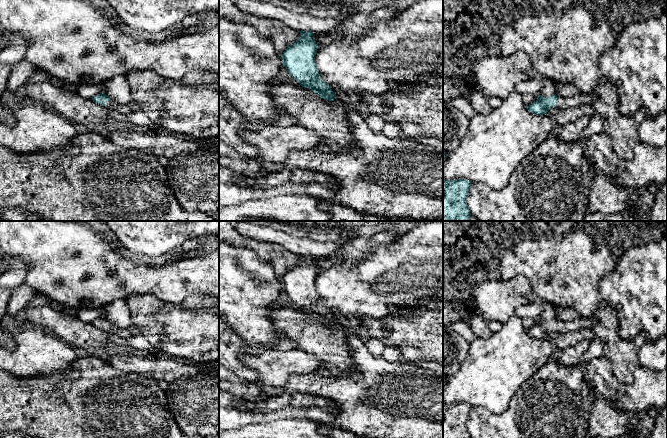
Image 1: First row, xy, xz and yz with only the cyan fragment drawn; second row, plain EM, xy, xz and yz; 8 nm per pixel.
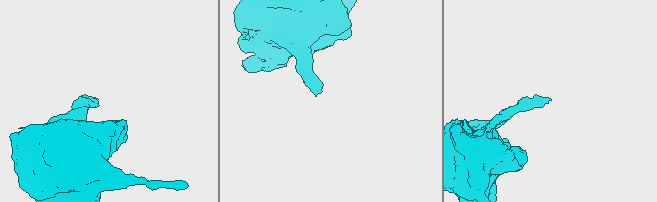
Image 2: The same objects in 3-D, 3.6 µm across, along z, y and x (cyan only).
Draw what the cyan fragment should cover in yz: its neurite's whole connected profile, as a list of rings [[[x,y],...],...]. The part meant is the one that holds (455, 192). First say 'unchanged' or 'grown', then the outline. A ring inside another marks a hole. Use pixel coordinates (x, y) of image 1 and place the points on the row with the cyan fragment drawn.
unchanged; [[[443,177],[443,221],[468,221],[471,216],[467,196],[471,182]]]

